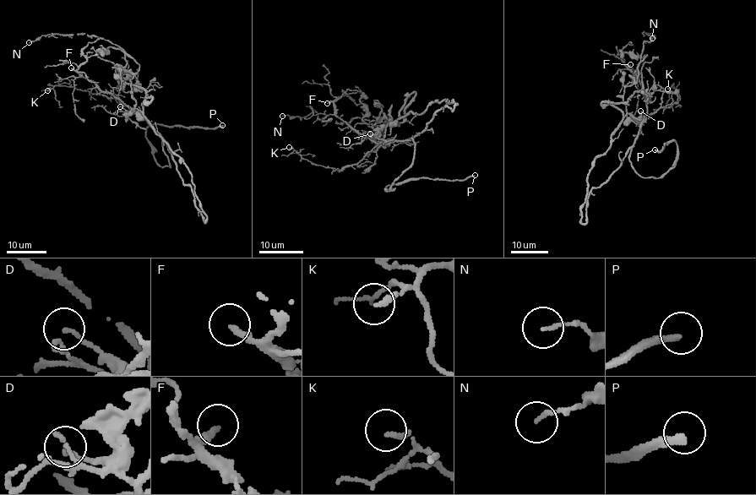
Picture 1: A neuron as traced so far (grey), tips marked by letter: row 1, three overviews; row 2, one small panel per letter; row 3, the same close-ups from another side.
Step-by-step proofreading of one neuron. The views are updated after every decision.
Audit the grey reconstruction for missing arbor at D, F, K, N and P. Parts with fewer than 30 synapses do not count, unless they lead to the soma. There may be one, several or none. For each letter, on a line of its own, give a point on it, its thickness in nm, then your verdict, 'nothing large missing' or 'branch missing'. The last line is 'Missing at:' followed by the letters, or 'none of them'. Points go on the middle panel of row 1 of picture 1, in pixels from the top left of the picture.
D: (370, 133) | 140 nm | nothing large missing
F: (327, 103) | 260 nm | branch missing
K: (289, 147) | 170 nm | nothing large missing
N: (282, 116) | 110 nm | nothing large missing
P: (475, 175) | 280 nm | branch missing
Missing at: F, P

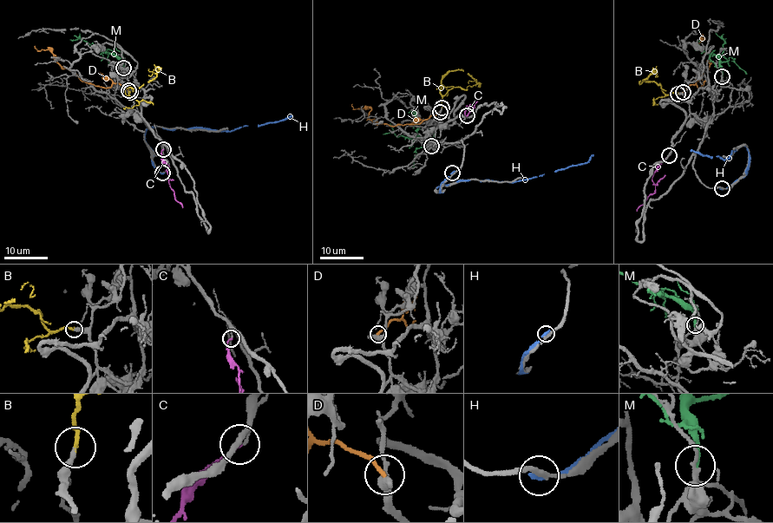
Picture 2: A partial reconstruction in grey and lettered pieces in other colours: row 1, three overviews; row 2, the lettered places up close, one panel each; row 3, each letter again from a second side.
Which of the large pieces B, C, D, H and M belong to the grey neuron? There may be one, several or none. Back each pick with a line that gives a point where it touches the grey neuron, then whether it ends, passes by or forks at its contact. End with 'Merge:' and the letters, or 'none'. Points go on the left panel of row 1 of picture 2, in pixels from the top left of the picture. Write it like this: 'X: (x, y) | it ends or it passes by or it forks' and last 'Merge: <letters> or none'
B: (130, 92) | it ends
C: (163, 149) | it ends
Merge: B, C

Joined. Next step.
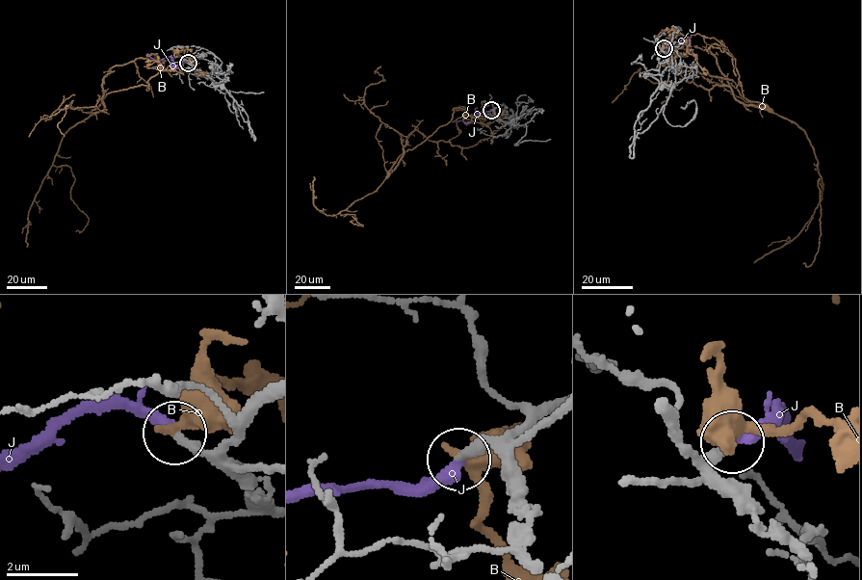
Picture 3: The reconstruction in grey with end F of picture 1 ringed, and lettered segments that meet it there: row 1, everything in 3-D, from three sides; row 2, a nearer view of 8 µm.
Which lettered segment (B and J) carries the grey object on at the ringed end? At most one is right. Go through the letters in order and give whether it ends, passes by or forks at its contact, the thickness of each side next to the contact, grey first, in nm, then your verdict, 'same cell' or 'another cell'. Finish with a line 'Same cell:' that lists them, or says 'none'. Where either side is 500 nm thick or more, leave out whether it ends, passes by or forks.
B: it passes by; 280 nm thick on the grey side, 300 nm on the other; another cell
J: it ends there; 280 nm thick on the grey side, 300 nm on the other; same cell
Same cell: J

